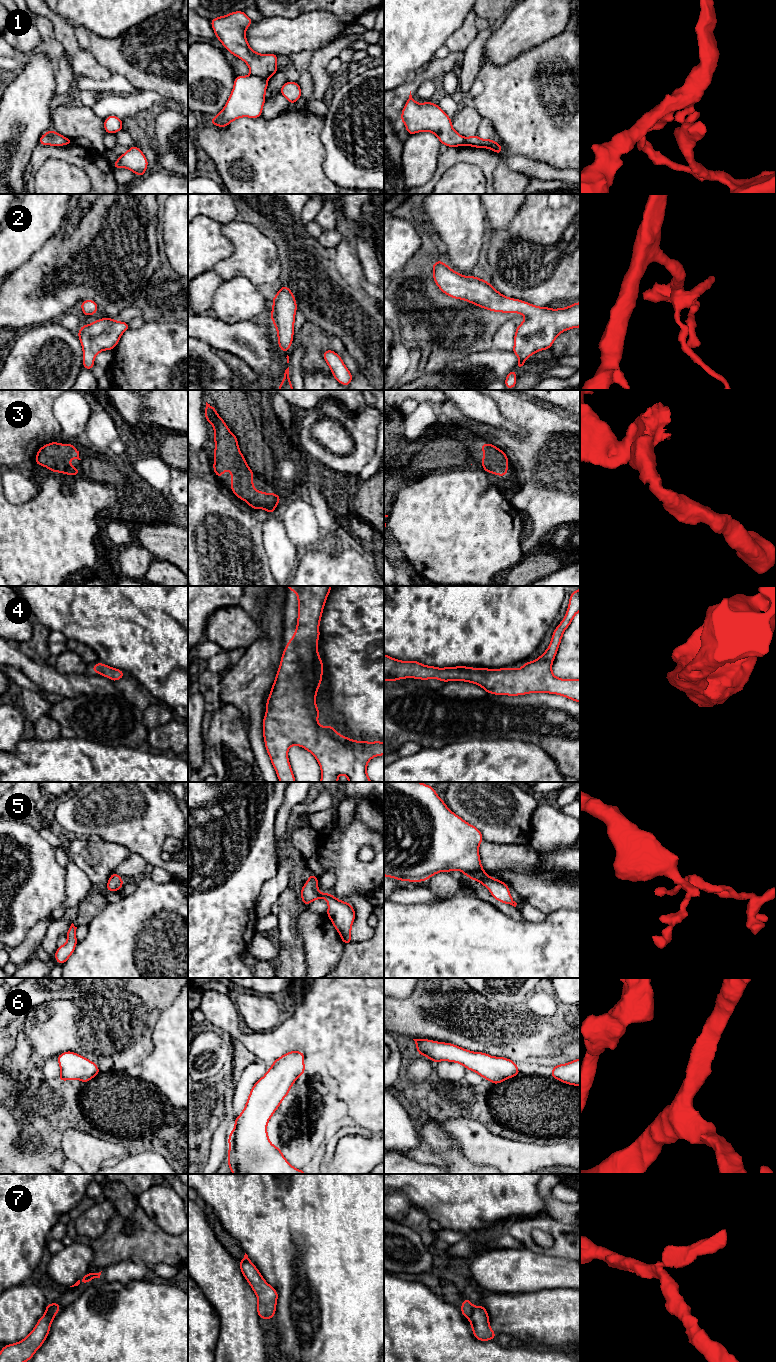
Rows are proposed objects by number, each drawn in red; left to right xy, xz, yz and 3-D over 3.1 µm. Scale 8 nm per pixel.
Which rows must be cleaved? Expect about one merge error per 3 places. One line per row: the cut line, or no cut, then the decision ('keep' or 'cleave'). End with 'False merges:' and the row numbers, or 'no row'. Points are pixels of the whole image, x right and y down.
1: xz (251, 74), (267, 79) | cleave
2: no cut | keep
3: no cut | keep
4: no cut | keep
5: no cut | keep
6: no cut | keep
7: yz (474, 1307), (469, 1319) | cleave
False merges: 1, 7

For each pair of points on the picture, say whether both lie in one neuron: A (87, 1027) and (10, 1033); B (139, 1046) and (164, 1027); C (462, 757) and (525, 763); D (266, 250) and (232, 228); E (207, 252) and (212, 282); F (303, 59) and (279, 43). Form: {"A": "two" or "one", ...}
{"A": "two", "B": "two", "C": "one", "D": "one", "E": "two", "F": "two"}

